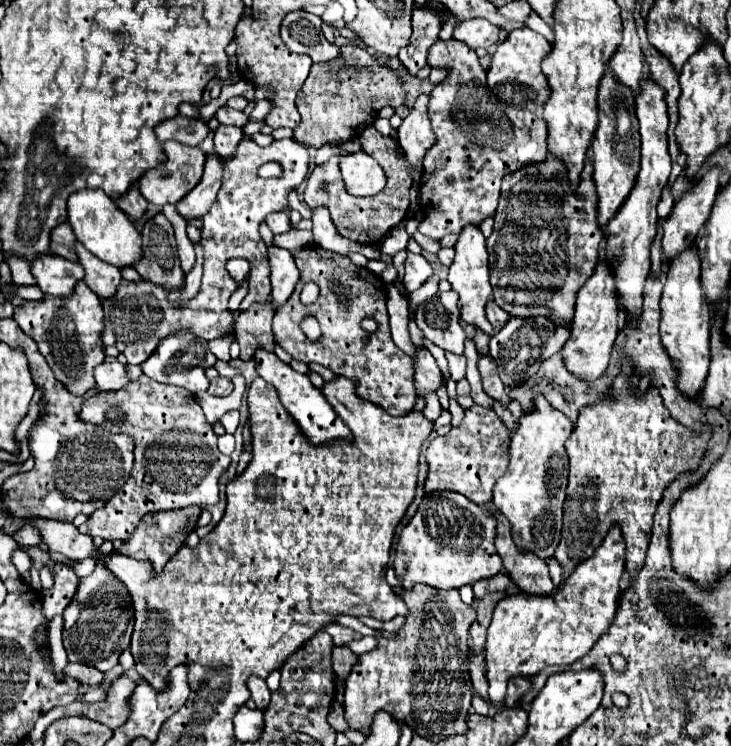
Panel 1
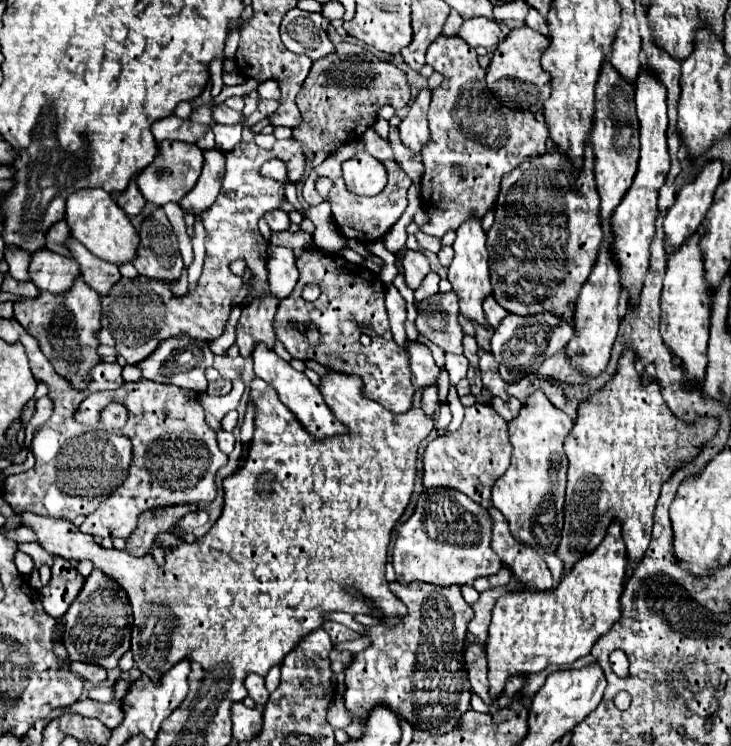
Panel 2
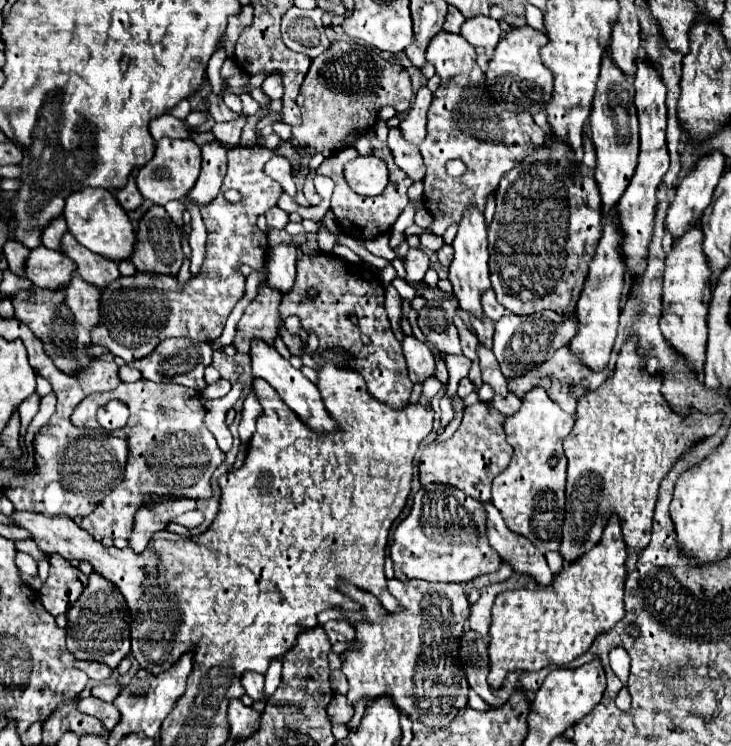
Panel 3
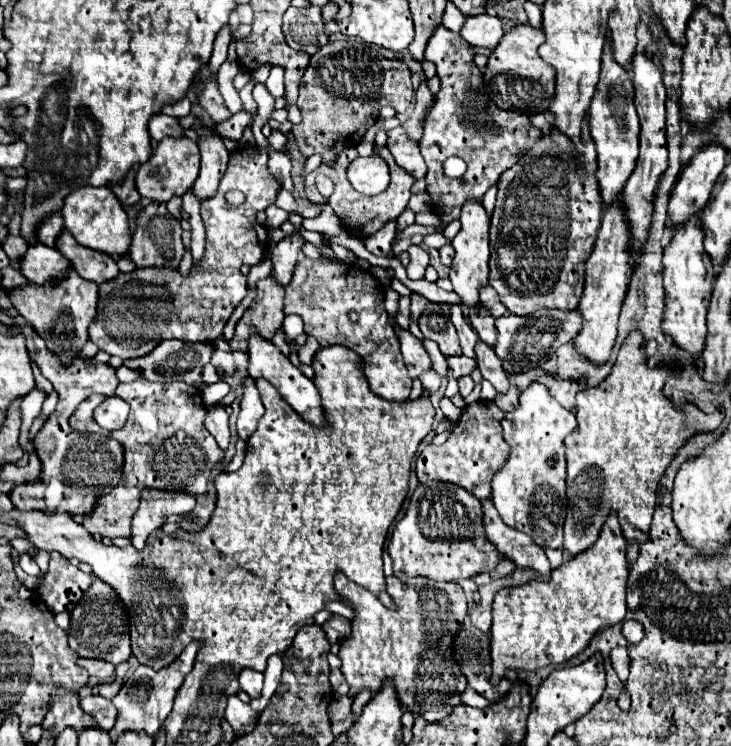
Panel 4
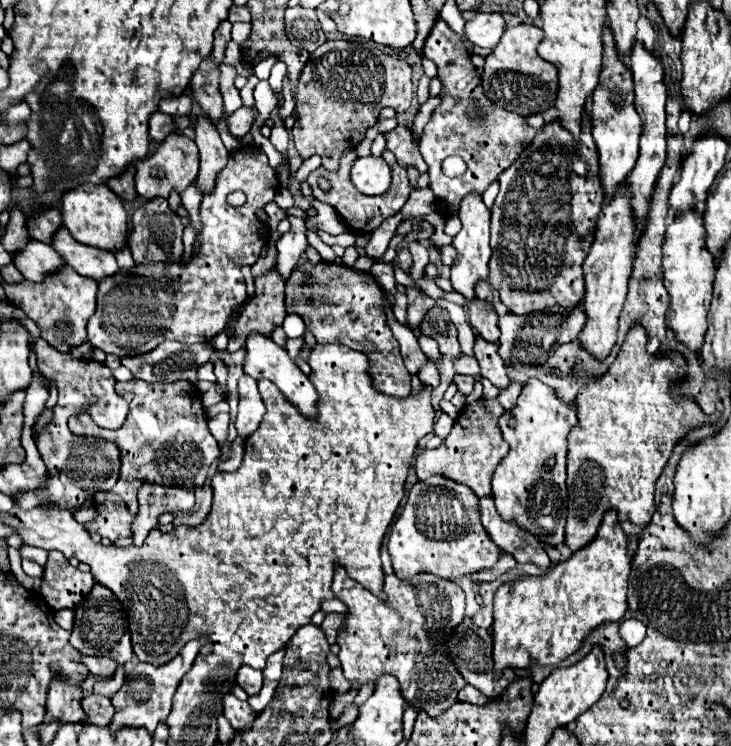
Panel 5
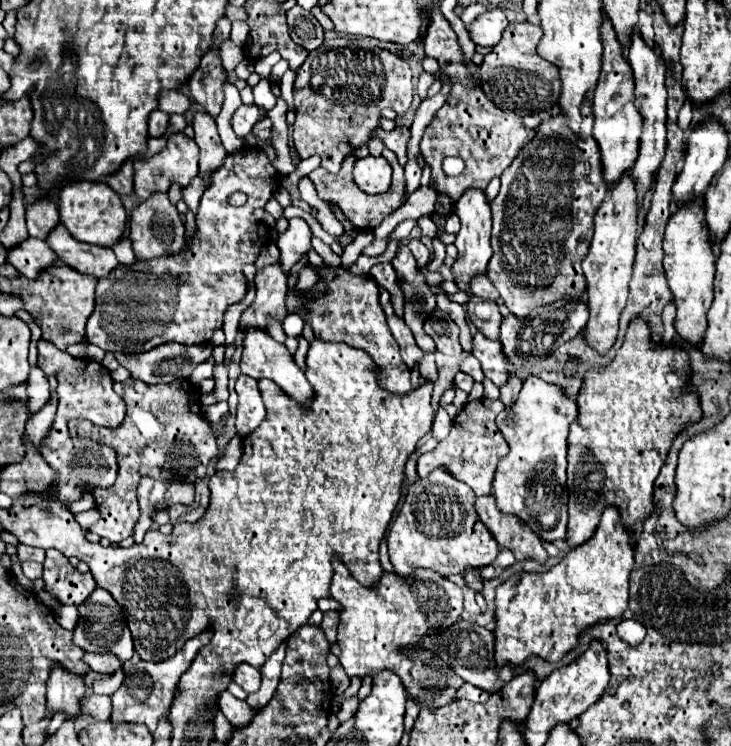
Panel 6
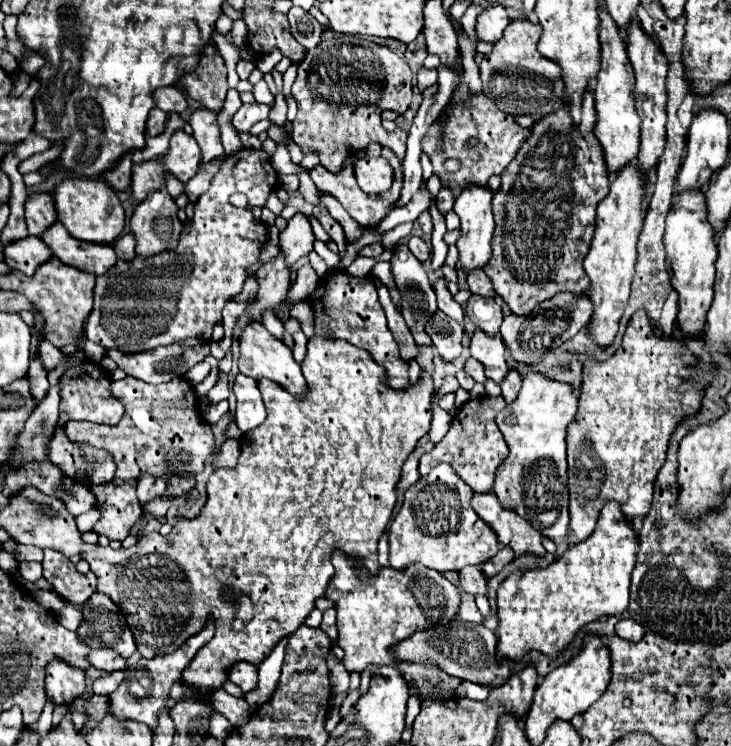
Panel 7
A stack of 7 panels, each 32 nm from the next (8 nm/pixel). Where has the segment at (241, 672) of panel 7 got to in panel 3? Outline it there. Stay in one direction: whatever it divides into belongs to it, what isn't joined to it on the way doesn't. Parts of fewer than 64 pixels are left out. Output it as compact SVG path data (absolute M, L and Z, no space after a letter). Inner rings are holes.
M246 672L242 676L242 686L246 688L246 694L252 698L252 700L264 700L266 694L264 694L264 676L262 674L256 674L256 672Z

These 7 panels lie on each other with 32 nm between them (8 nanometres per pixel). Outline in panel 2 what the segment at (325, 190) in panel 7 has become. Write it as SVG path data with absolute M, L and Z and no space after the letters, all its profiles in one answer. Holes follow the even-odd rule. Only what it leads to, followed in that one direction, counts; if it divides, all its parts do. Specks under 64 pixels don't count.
M368 128L368 132L364 132L364 136L362 136L360 140L366 144L366 152L370 152L376 160L382 160L382 164L384 164L384 168L386 168L386 174L388 174L388 184L386 184L386 188L384 188L378 196L368 198L368 196L354 196L352 192L348 192L348 188L346 188L346 184L344 184L341 168L342 163L352 156L352 152L348 152L348 146L346 146L346 148L340 148L336 154L332 154L326 162L322 162L320 166L316 166L316 168L310 172L310 176L308 176L306 182L304 182L302 196L304 196L304 200L306 200L310 206L316 206L316 204L328 200L328 202L330 202L330 208L332 208L332 220L334 220L334 224L336 224L336 228L338 228L338 232L340 232L342 236L352 238L352 240L358 240L358 242L366 242L366 236L368 236L368 242L376 242L376 240L384 238L384 236L388 234L388 230L390 230L390 228L398 222L398 218L404 214L404 210L406 210L406 206L408 206L408 188L410 188L412 180L408 178L408 174L406 174L404 170L400 172L400 180L396 180L396 166L398 166L398 164L396 164L394 152L392 152L388 140L380 138L374 128ZM318 178L328 178L328 180L332 180L332 190L330 190L328 198L324 198L324 196L318 194L318 190L316 190L316 180L318 180Z

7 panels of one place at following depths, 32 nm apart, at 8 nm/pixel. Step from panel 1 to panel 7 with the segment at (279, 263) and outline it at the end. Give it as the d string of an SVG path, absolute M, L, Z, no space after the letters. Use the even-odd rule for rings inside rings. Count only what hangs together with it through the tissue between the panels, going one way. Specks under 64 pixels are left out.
M296 214L294 218L288 220L288 228L280 232L278 246L282 250L286 264L294 266L300 258L312 252L312 242L314 242L314 234L310 222L302 214Z

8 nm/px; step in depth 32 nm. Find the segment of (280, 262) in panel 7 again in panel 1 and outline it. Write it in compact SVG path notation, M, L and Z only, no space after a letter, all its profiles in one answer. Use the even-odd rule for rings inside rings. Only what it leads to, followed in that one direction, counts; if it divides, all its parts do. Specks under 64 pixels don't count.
M252 304L248 310L240 312L234 324L234 336L240 344L240 358L248 362L254 358L258 348L274 352L274 336L272 336L272 304Z

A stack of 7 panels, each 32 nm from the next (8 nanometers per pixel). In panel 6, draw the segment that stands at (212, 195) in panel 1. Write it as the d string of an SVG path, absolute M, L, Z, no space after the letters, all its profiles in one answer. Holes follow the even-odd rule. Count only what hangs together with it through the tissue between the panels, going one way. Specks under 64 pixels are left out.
M200 112L194 116L192 120L192 128L194 128L194 140L200 148L200 176L204 178L204 184L210 186L212 182L212 174L224 164L226 158L226 150L220 142L218 136L218 128L216 122L210 114Z

